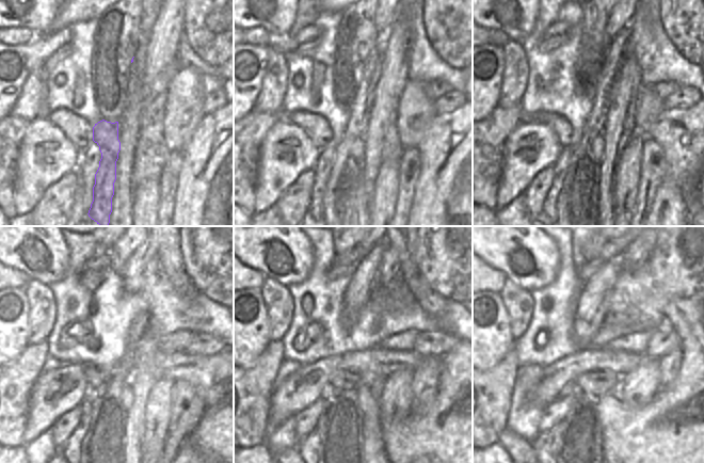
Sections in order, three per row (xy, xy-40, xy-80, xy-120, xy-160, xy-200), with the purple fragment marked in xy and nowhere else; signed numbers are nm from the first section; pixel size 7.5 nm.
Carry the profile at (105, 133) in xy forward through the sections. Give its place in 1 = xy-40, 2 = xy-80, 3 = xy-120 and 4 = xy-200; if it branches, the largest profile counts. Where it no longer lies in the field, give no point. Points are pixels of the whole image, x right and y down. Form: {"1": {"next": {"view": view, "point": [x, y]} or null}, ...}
{"1": {"next": {"view": "xy-40", "point": [339, 201]}}, "2": {"next": {"view": "xy-80", "point": [577, 204]}}, "3": {"next": {"view": "xy-120", "point": [104, 443]}}, "4": {"next": {"view": "xy-200", "point": [581, 443]}}}

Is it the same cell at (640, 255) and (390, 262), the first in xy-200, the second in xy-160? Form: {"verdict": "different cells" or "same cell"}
{"verdict": "same cell"}

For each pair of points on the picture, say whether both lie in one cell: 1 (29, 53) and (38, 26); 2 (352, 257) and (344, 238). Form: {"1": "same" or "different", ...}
{"1": "different", "2": "different"}

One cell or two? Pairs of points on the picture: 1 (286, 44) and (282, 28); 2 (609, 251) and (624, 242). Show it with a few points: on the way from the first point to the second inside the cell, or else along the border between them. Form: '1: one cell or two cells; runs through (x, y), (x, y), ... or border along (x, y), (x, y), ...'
1: two cells; border along (287, 34), (272, 38)
2: one cell; runs through (612, 249), (621, 243)

